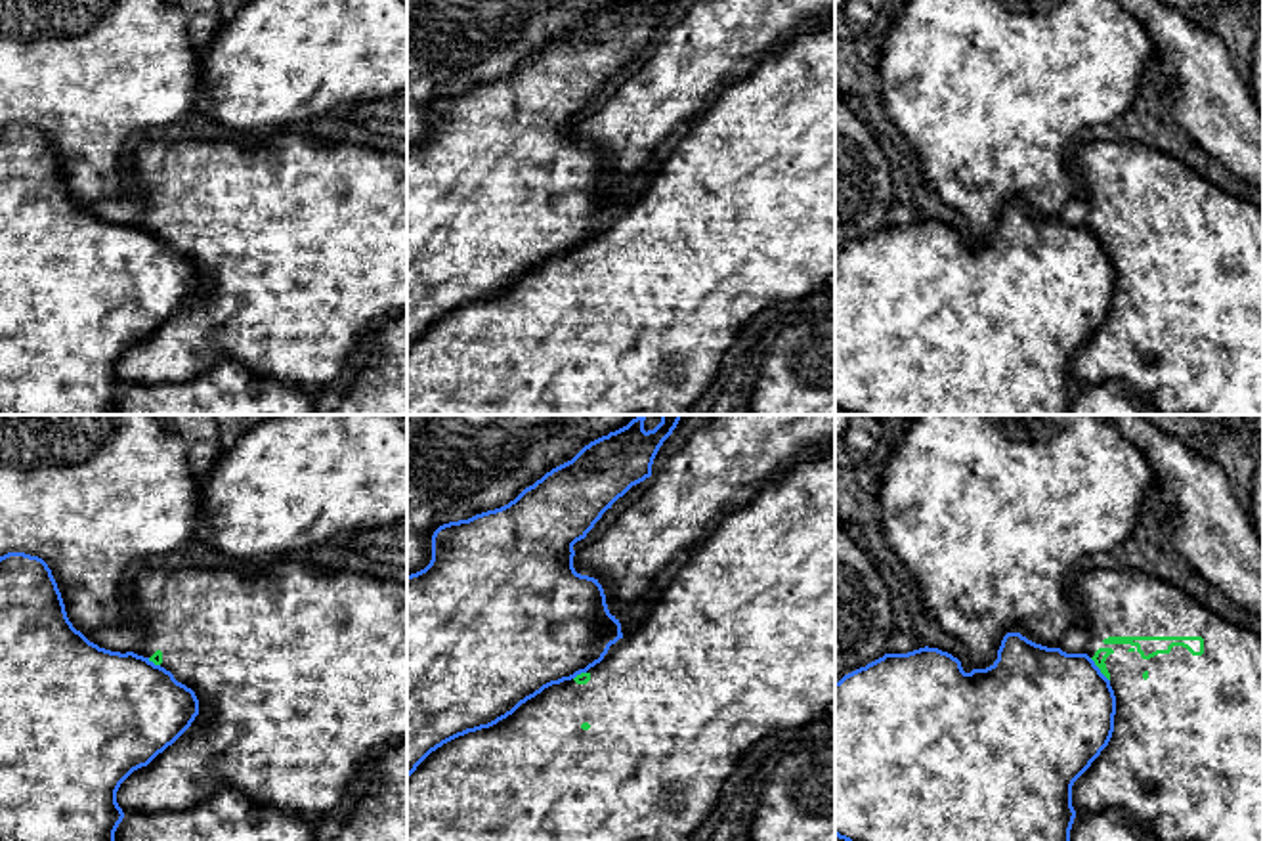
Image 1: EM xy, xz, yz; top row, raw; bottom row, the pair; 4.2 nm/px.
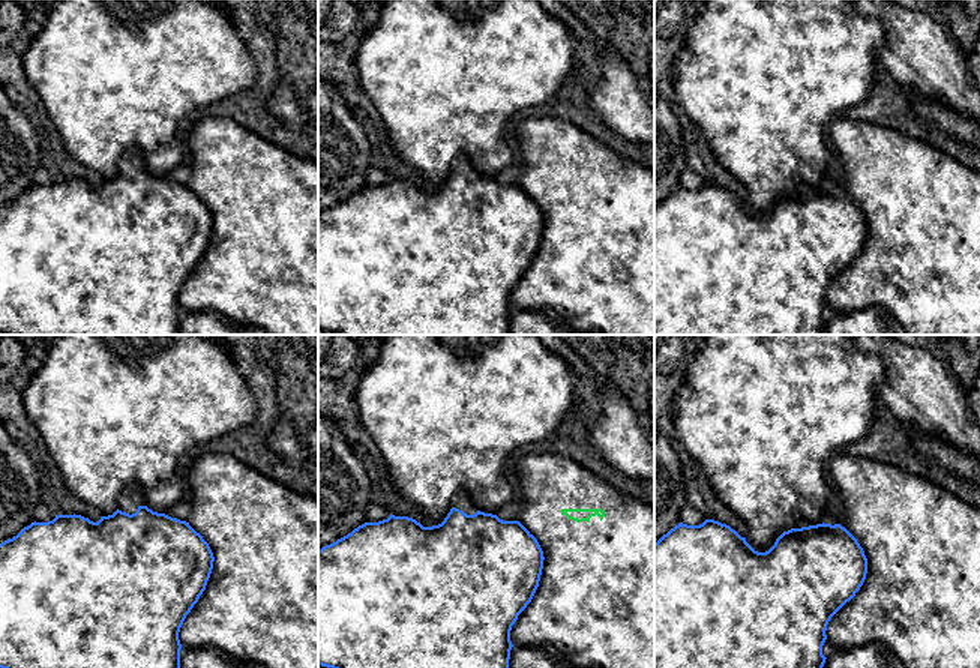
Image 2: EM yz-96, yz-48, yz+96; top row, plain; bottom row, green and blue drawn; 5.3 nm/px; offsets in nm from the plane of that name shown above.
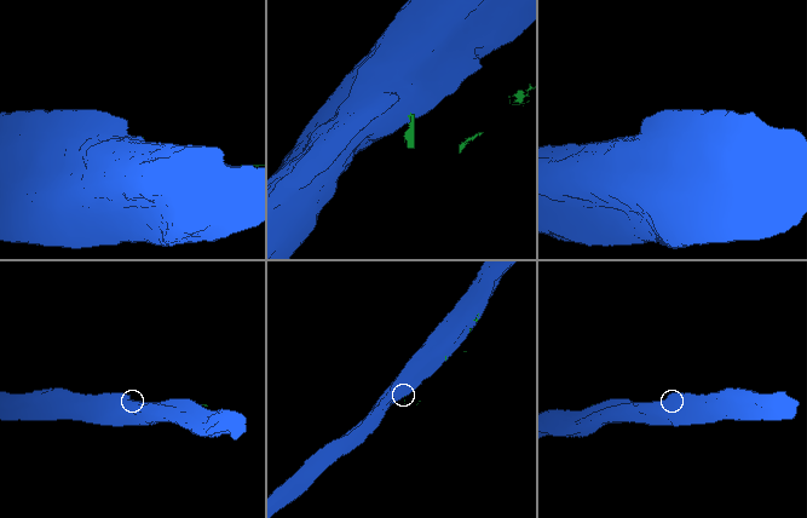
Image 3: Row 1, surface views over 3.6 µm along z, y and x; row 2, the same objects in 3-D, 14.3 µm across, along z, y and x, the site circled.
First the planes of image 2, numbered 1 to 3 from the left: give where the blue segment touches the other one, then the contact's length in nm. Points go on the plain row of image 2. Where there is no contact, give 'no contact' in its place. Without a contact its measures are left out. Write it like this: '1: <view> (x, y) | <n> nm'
1: no contact
2: no contact
3: no contact

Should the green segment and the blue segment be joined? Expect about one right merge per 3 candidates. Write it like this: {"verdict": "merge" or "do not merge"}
{"verdict": "do not merge"}

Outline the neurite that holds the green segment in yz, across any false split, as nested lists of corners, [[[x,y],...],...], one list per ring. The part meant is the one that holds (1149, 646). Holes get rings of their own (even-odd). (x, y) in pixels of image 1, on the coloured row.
[[[1095,568],[1076,571],[1072,583],[1087,614],[1089,644],[1085,654],[1110,680],[1116,696],[1112,738],[1072,786],[1076,814],[1125,810],[1146,824],[1160,841],[1263,841],[1263,636],[1223,619],[1181,589],[1148,573]]]

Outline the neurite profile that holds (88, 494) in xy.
[[[0,415],[0,556],[25,552],[42,558],[57,583],[69,621],[76,631],[94,633],[122,625],[126,600],[120,596],[128,566],[147,554],[168,554],[189,545],[203,514],[203,482],[185,459],[185,442],[168,424],[168,415]]]

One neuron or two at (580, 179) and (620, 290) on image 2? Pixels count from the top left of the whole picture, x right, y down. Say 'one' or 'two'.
one

